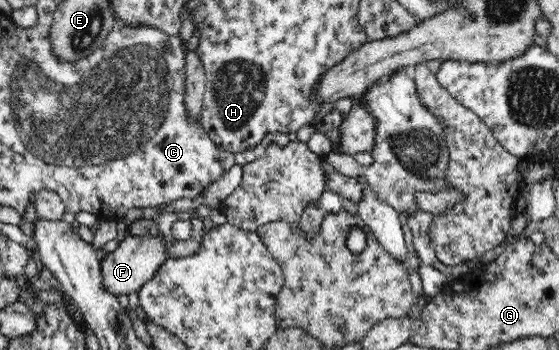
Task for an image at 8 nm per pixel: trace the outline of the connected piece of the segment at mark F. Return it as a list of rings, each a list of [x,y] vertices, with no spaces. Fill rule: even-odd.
[[[160,233],[157,238],[148,236],[128,235],[111,252],[105,254],[100,259],[101,266],[101,285],[113,296],[128,296],[133,292],[139,292],[139,289],[149,282],[157,272],[157,268],[163,265],[167,260],[164,251],[163,234]]]

